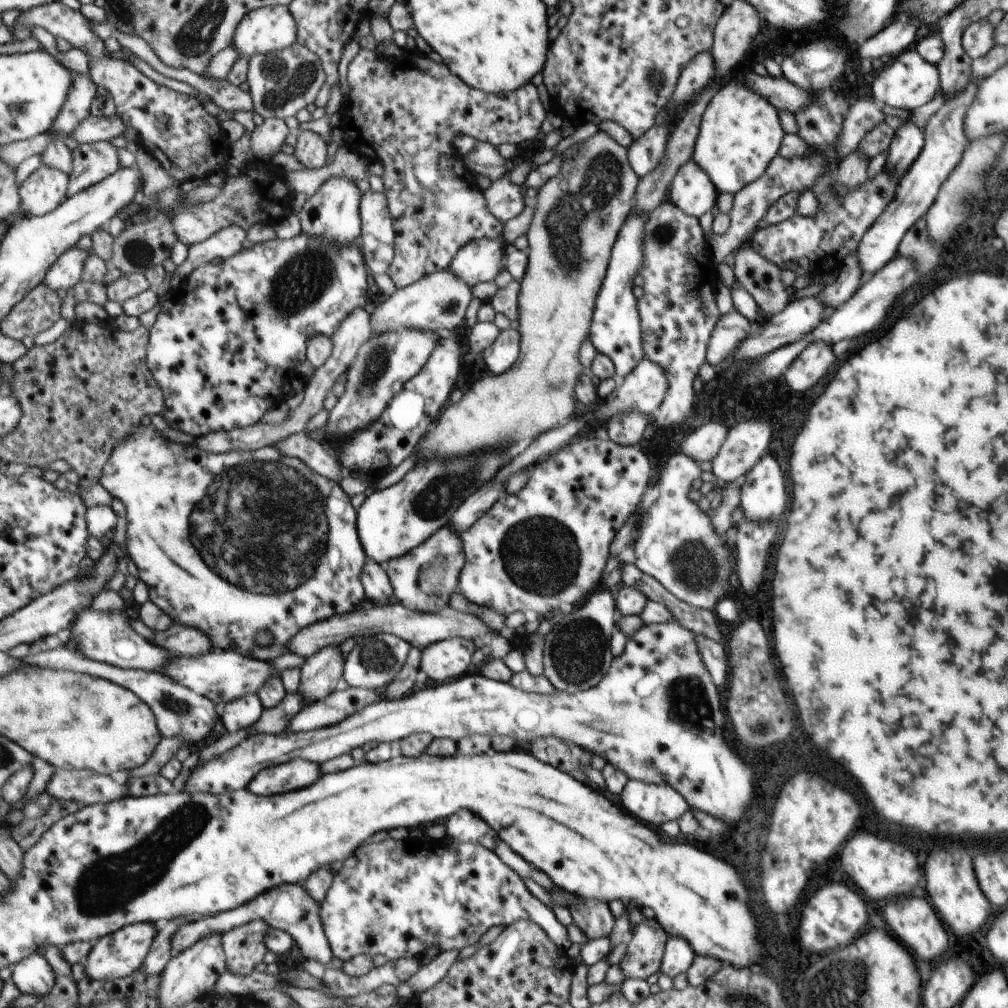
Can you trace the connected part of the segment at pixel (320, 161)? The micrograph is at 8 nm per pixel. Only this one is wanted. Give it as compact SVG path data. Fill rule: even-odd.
M305 130L298 134L295 147L298 158L310 169L321 169L328 164L328 146L321 130Z

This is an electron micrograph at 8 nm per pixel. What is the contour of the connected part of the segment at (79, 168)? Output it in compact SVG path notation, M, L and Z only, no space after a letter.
M111 141L80 144L74 150L74 156L75 171L71 176L70 196L107 179L122 168L120 150Z

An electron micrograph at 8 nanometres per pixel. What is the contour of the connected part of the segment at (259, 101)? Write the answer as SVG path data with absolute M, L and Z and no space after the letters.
M300 42L283 51L254 55L251 58L248 80L254 110L264 119L292 118L304 108L309 109L312 104L316 104L327 84L327 78L322 58Z

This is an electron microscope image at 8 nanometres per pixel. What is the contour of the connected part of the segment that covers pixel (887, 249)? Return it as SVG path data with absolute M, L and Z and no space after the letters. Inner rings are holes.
M982 78L970 81L964 90L952 98L946 99L946 102L928 120L923 132L926 137L926 146L924 146L923 152L908 172L902 176L902 179L898 180L895 197L886 205L884 212L864 233L859 242L856 252L863 273L874 274L878 272L898 255L902 237L918 219L922 219L922 216L927 214L928 209L935 203L941 184L944 184L944 181L958 166L970 143L964 132L964 117L981 82Z

